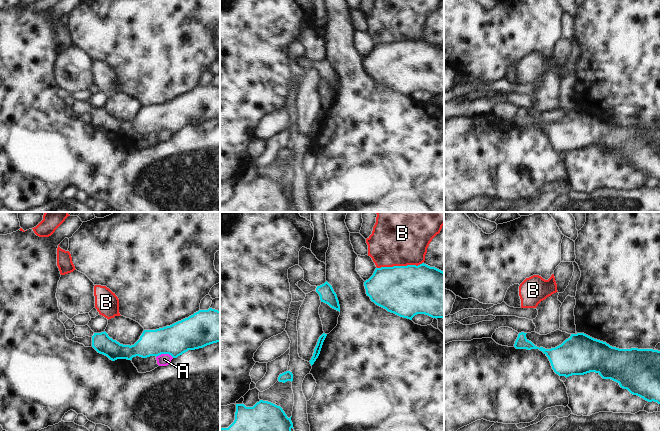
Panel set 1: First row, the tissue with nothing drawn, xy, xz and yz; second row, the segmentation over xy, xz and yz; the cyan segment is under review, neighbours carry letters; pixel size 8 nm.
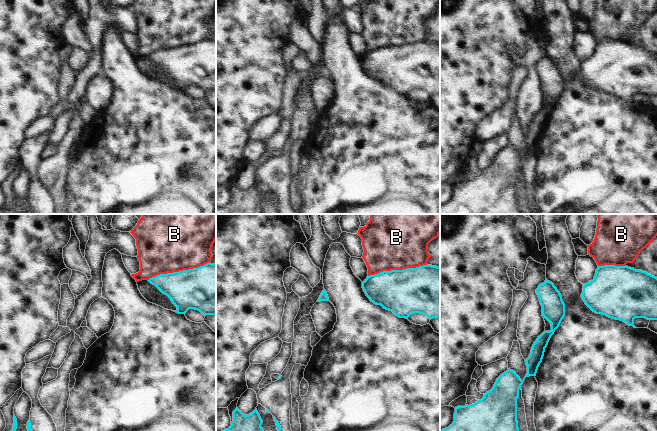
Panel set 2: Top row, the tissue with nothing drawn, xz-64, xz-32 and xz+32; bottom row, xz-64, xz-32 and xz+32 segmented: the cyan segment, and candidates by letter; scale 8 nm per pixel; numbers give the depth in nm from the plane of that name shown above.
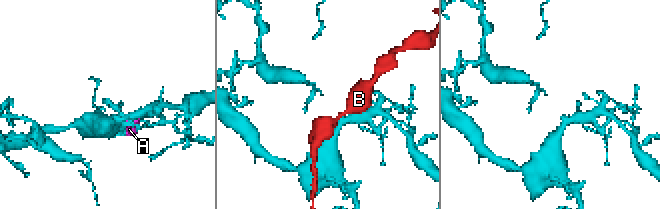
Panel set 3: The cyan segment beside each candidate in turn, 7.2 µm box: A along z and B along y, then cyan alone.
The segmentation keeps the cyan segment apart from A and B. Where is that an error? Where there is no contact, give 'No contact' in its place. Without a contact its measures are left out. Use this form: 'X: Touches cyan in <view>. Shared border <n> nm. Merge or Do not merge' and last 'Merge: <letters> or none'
A: Touches cyan in xy. Shared border 140 nm. Do not merge
B: Touches cyan in xz. Shared border 380 nm. Do not merge
Merge: none.

